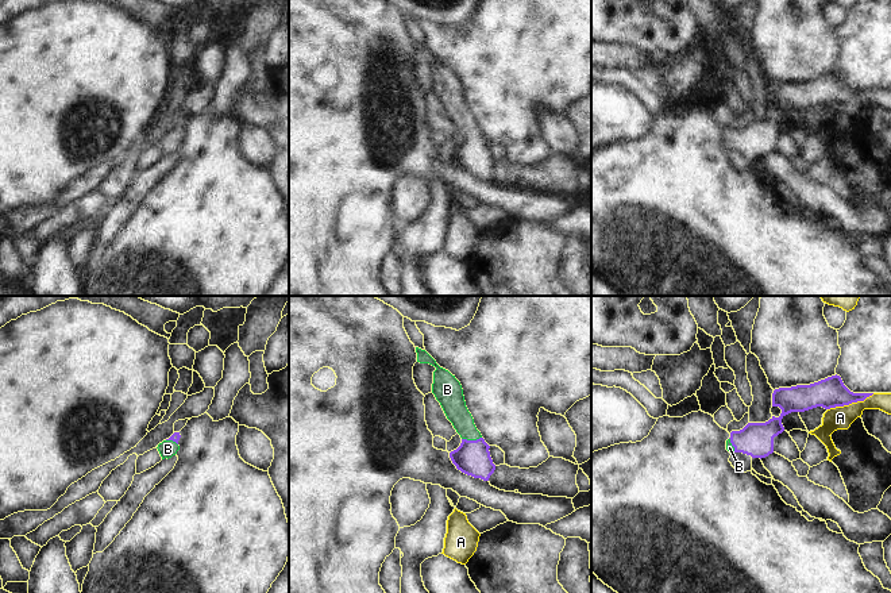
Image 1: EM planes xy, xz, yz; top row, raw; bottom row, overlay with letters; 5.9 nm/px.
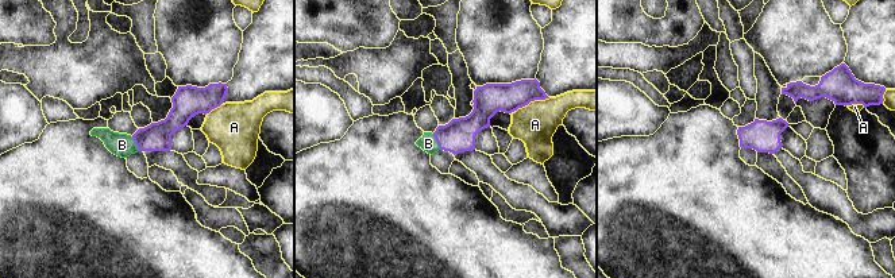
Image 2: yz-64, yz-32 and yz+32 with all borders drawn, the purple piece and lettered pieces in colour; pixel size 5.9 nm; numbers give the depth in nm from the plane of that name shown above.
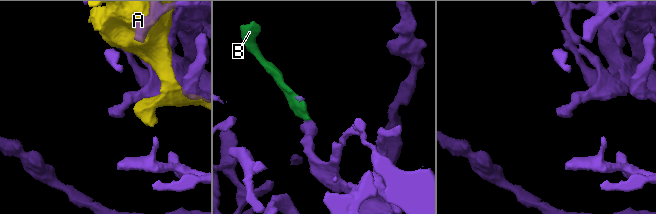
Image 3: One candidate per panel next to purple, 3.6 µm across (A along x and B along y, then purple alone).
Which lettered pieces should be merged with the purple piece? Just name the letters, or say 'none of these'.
B

